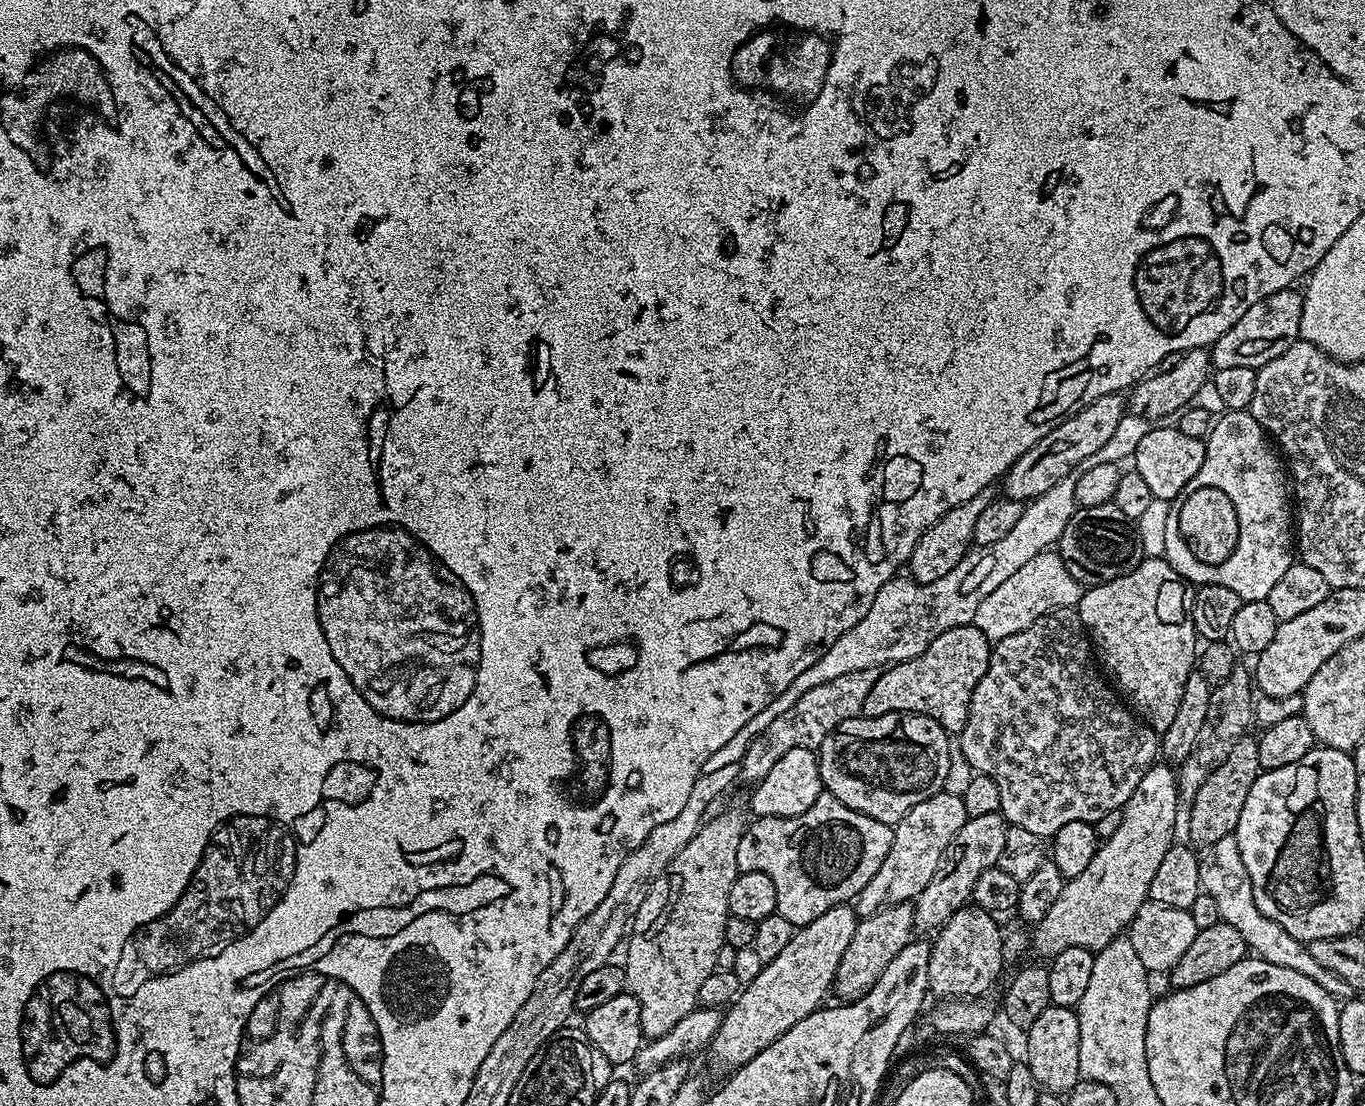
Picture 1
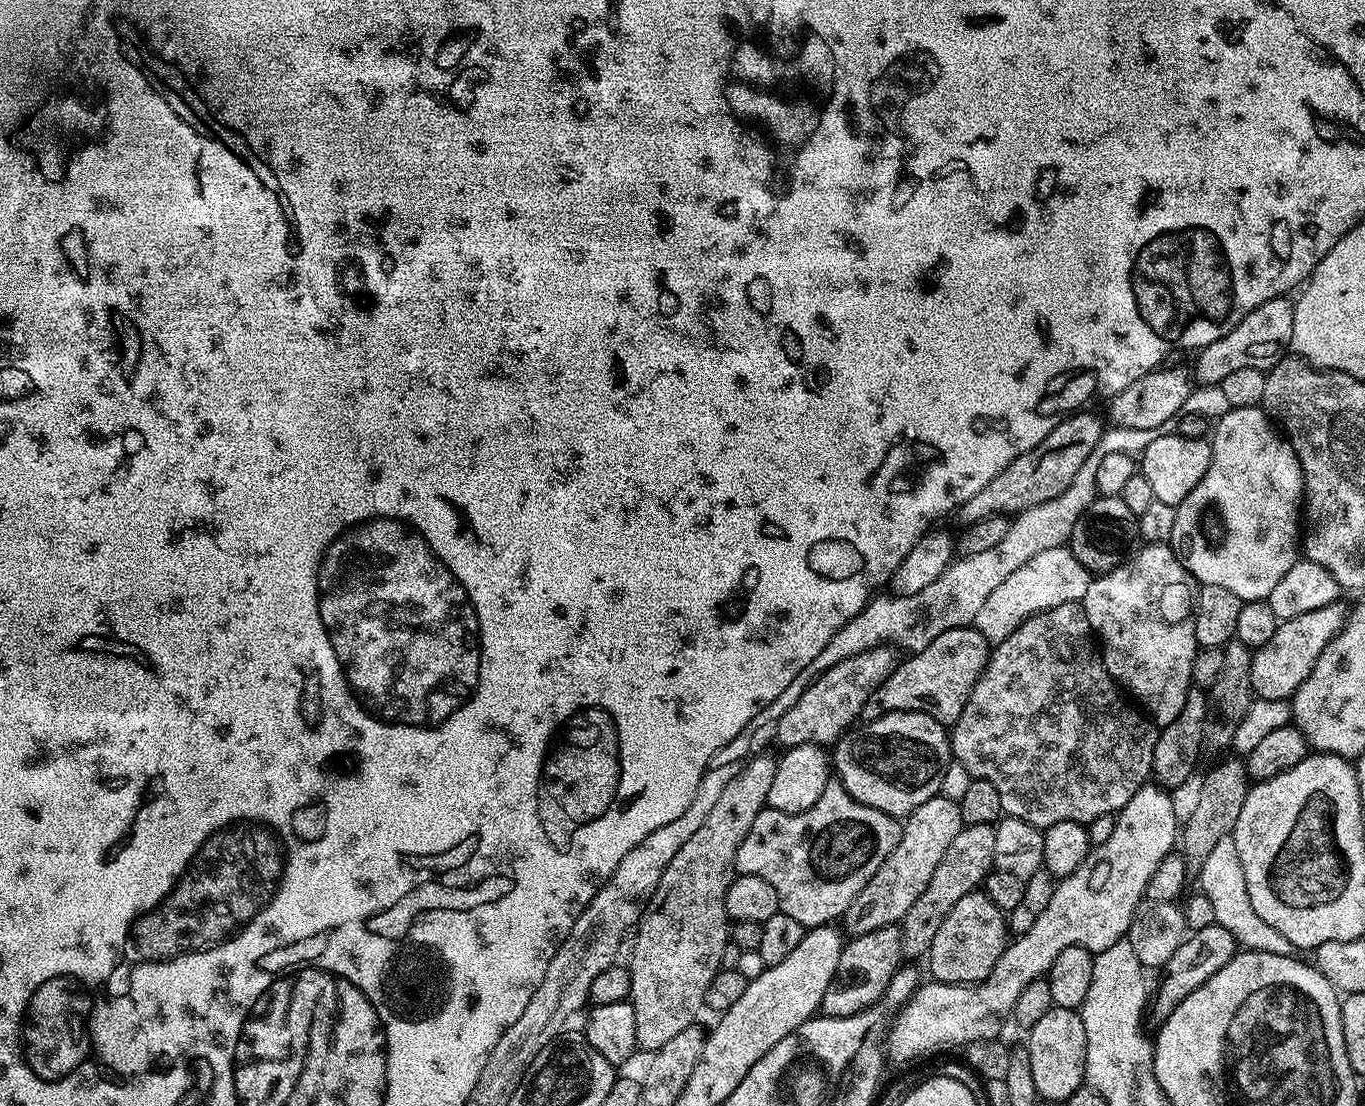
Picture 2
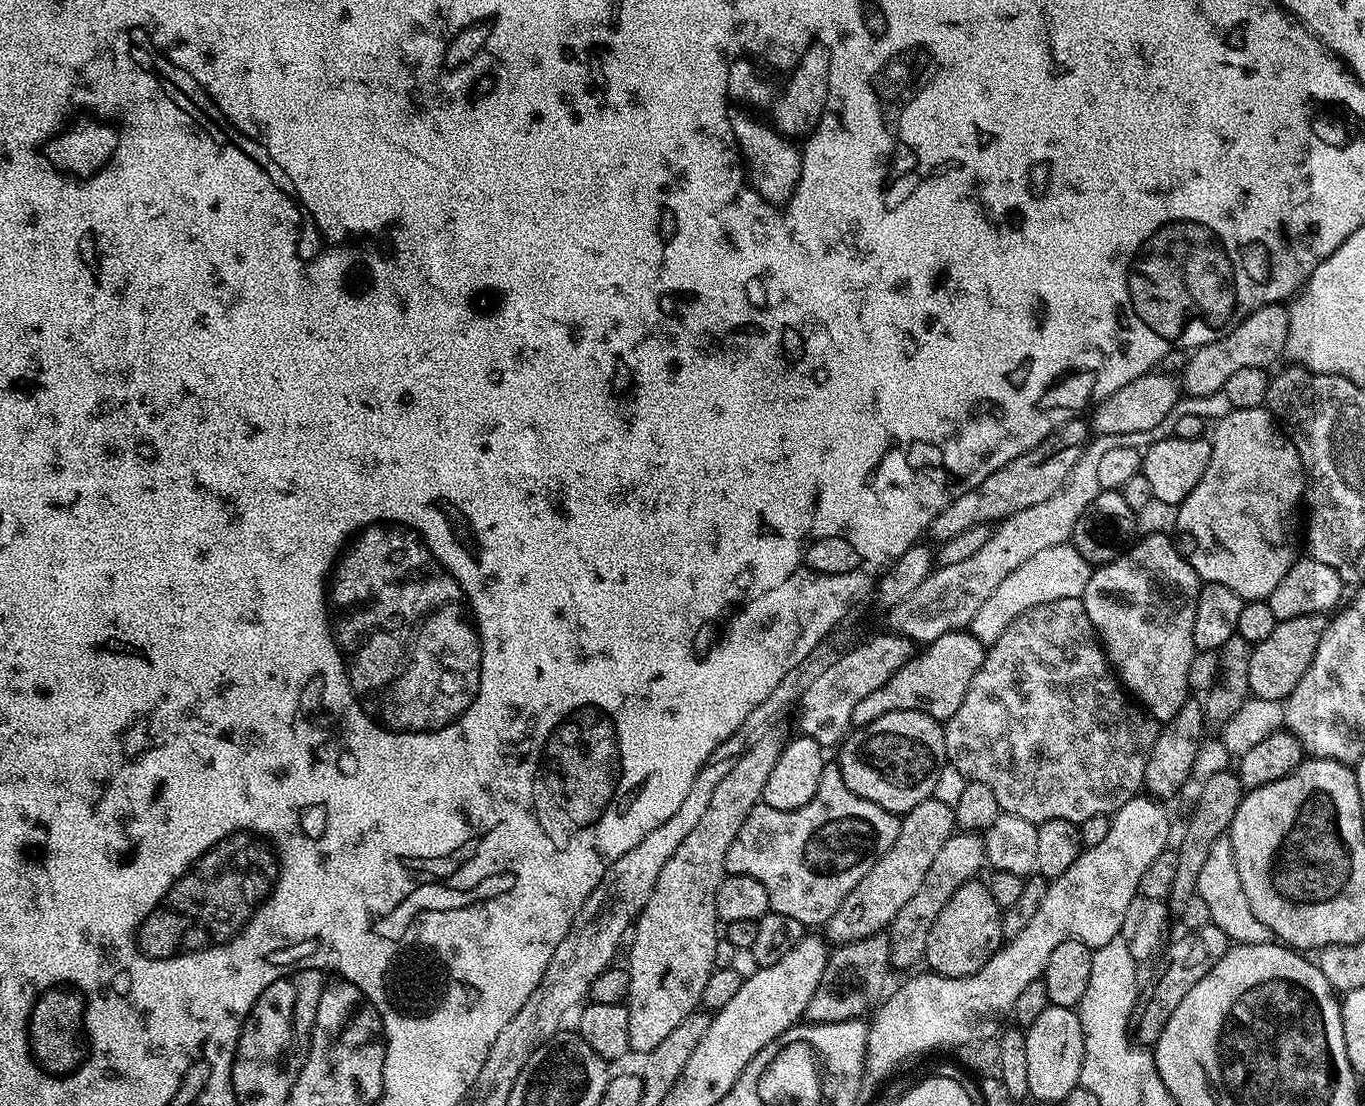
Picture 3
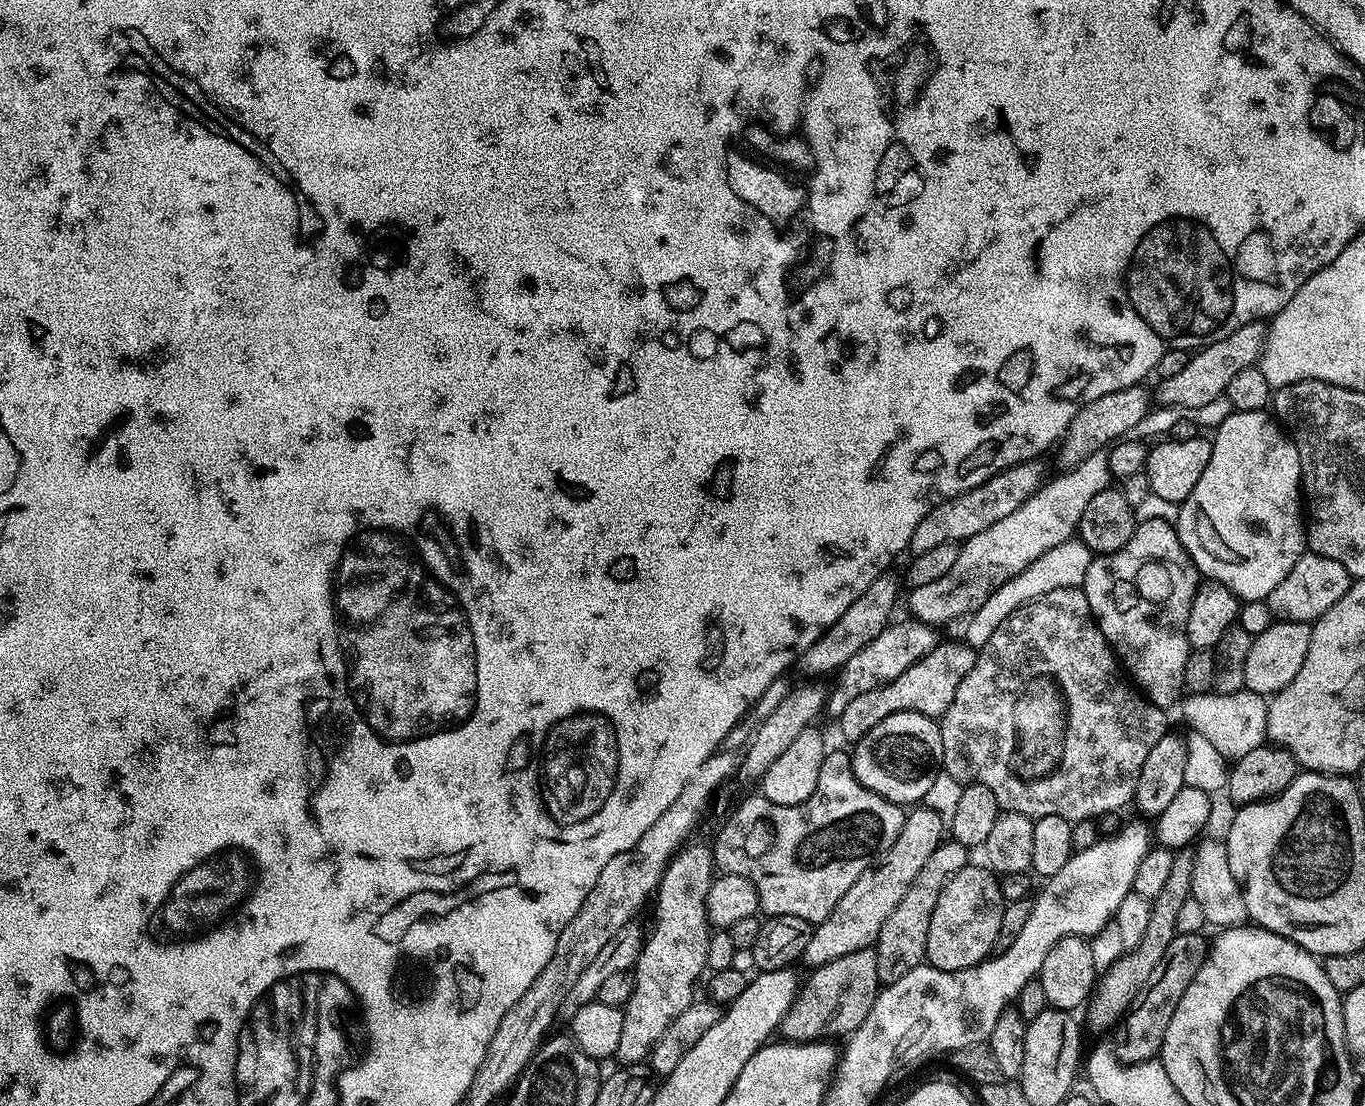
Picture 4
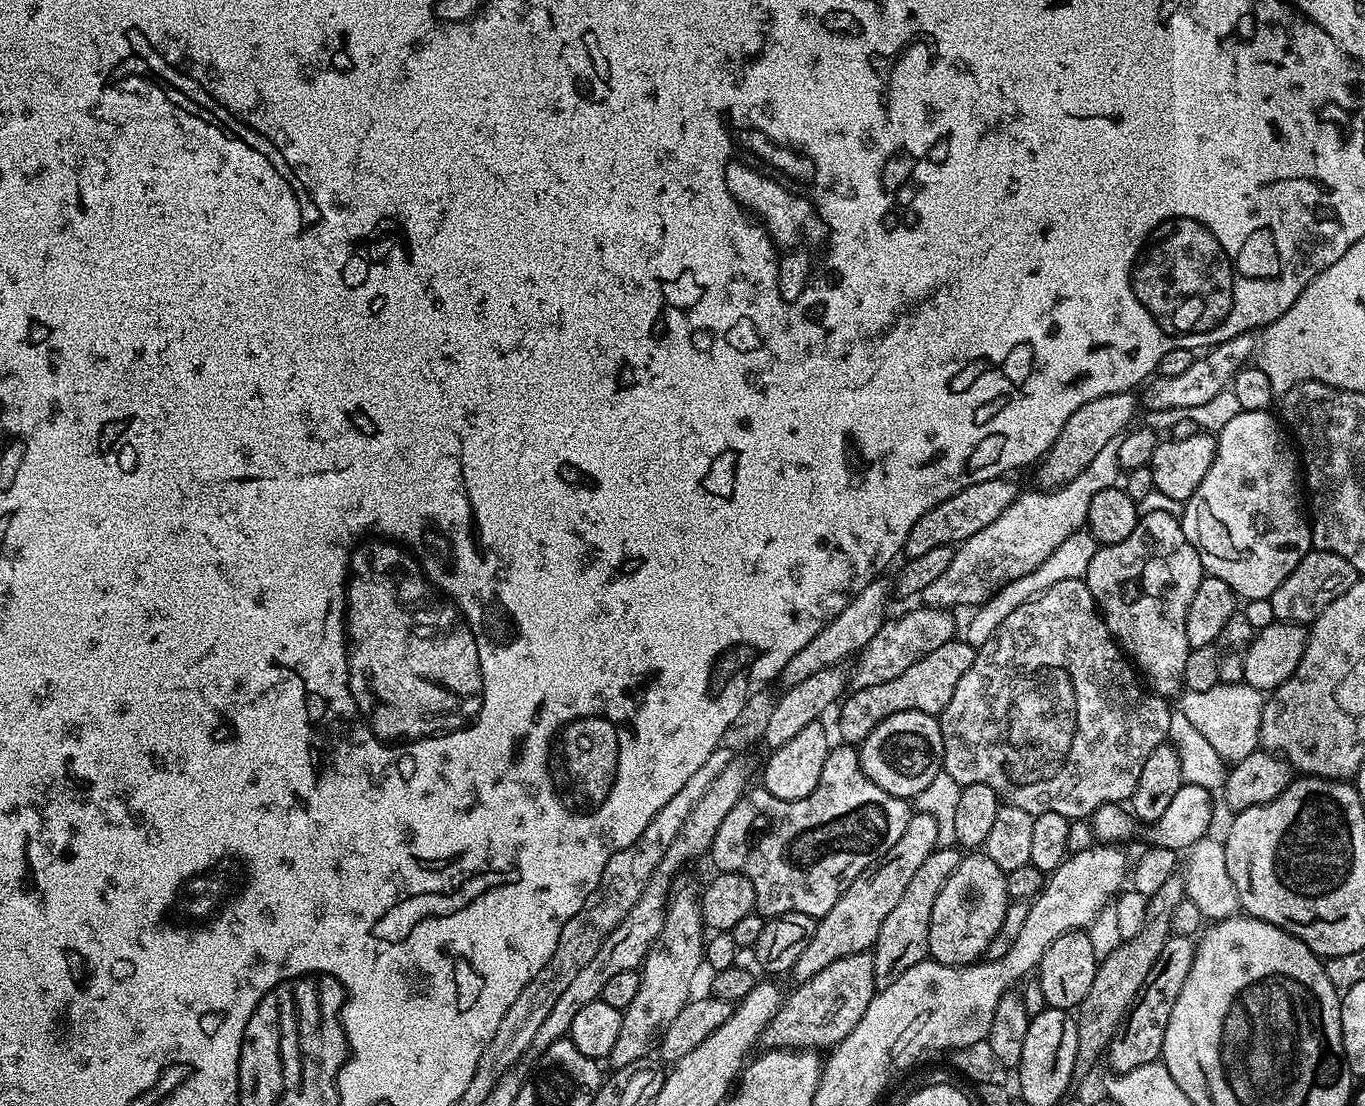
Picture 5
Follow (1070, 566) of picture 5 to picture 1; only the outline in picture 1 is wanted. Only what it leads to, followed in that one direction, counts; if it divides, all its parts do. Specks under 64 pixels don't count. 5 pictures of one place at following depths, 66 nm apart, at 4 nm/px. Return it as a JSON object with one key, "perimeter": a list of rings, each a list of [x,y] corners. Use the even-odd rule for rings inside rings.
{"perimeter":[[[1045,550],[1020,566],[1001,586],[982,600],[975,611],[973,624],[995,644],[1011,634],[1020,633],[1050,611],[1062,607],[1077,607],[1083,596],[1083,587],[1066,570],[1065,561],[1054,550]]]}

